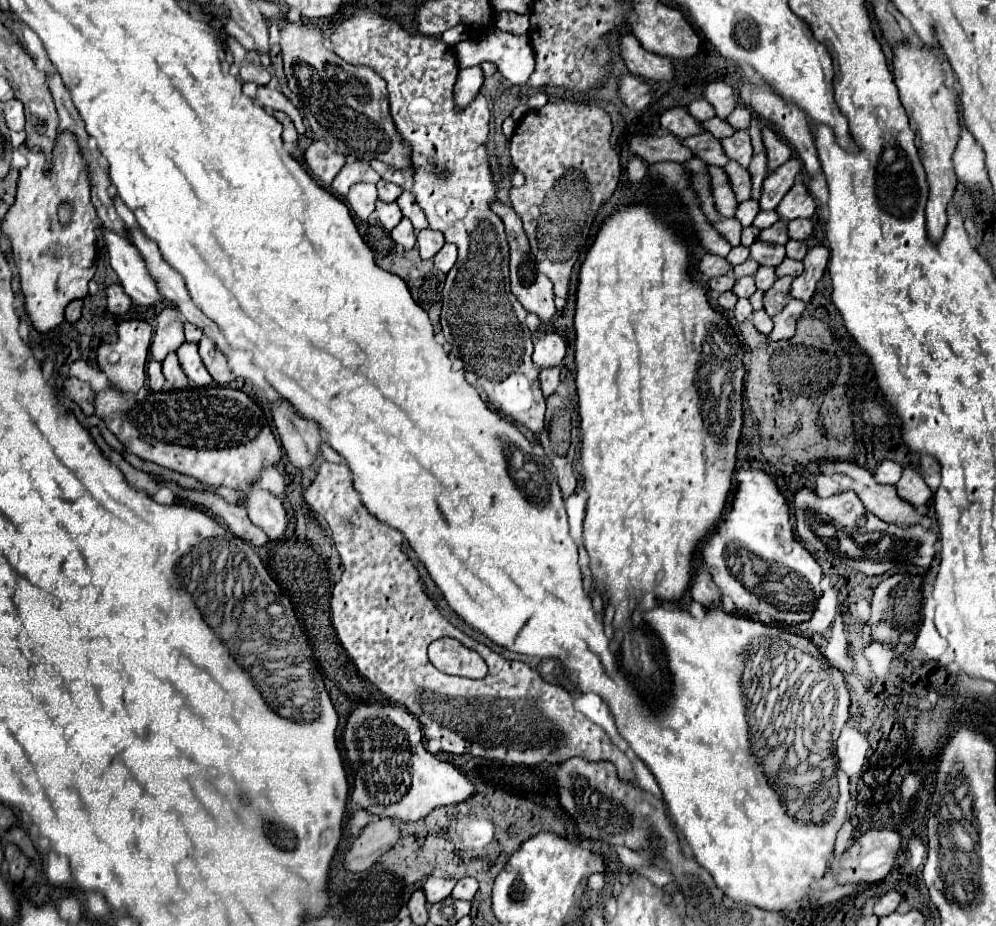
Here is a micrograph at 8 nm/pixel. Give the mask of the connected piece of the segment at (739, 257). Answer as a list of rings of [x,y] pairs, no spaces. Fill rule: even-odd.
[[[734,247],[734,249],[730,249],[730,253],[726,255],[726,261],[732,265],[732,267],[736,267],[736,265],[740,265],[740,263],[744,263],[748,259],[748,247]]]

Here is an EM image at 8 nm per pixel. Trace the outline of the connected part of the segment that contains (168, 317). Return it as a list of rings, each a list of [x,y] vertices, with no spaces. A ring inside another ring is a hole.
[[[166,307],[158,313],[158,325],[154,331],[150,353],[156,361],[164,361],[164,357],[176,351],[184,343],[182,321],[178,319],[176,307]]]

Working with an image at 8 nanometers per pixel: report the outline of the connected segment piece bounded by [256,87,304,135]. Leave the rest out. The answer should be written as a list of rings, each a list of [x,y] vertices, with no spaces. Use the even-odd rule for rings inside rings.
[[[258,87],[258,99],[256,101],[258,101],[258,105],[262,105],[266,109],[284,111],[292,119],[298,135],[304,133],[304,123],[302,123],[302,117],[298,113],[298,109],[278,89],[274,89],[274,87]]]

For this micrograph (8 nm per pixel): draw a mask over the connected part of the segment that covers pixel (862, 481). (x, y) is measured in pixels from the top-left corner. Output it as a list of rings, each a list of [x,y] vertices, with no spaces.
[[[824,459],[824,461],[820,461],[818,471],[820,471],[822,475],[832,477],[832,479],[838,483],[840,491],[848,491],[848,489],[854,491],[854,493],[858,495],[858,499],[864,503],[864,507],[866,507],[870,513],[874,513],[876,517],[880,517],[882,521],[896,523],[896,525],[900,525],[900,527],[908,527],[908,525],[920,523],[920,521],[926,517],[926,515],[920,515],[920,511],[918,511],[916,507],[912,507],[910,503],[904,503],[904,501],[896,495],[896,489],[894,489],[892,485],[880,485],[880,483],[876,483],[876,479],[874,479],[866,469],[862,469],[862,467],[854,465],[854,463]]]

